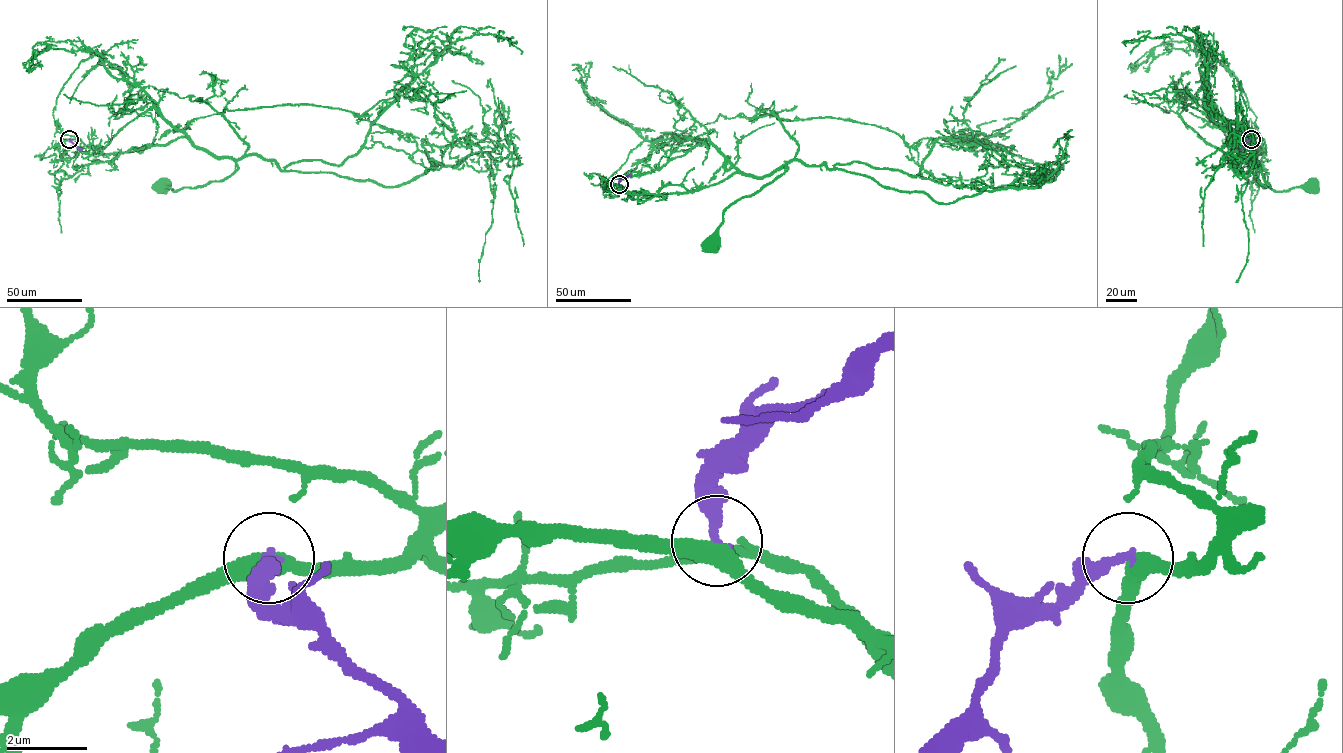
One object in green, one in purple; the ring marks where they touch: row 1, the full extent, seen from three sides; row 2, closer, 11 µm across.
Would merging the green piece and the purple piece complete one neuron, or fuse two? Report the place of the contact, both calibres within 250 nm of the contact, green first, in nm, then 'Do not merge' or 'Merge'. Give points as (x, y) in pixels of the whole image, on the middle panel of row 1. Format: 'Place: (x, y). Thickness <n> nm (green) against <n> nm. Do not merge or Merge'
Place: (619, 184). Thickness 440 nm (green) against 280 nm. Do not merge

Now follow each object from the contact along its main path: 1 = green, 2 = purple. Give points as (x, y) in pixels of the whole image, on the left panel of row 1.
1: (69, 139), (109, 154), (187, 137), (218, 157), (229, 157), (238, 168), (221, 180), (177, 191), (163, 187)
2: (69, 139), (82, 149)

